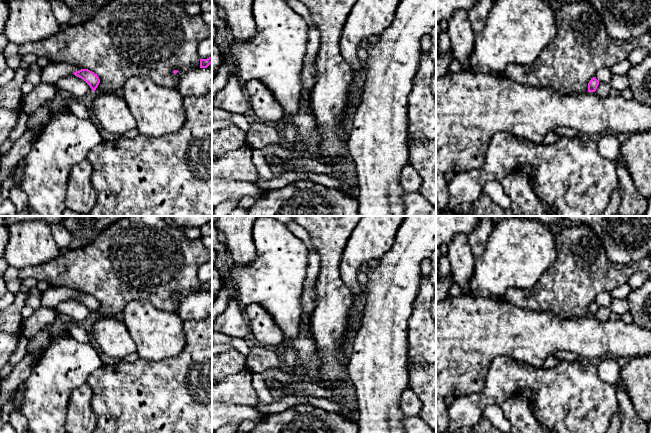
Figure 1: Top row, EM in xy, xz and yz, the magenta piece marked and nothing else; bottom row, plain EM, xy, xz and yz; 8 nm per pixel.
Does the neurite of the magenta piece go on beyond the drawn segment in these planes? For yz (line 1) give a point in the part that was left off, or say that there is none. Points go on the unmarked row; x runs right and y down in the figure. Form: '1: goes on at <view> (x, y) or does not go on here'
1: does not go on here

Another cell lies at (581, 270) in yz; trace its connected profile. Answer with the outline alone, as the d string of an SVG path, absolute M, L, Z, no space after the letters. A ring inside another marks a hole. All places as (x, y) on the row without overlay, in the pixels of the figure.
M584 224L574 227L562 226L560 231L555 231L556 260L542 274L538 283L530 289L509 288L504 300L513 306L524 310L551 311L558 318L571 319L588 316L588 307L595 301L600 292L611 291L623 284L628 283L629 278L636 272L645 272L651 278L651 255L633 264L615 264L611 262L605 252L605 248L596 236L594 230Z

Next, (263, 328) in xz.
M250 304L244 309L250 327L250 336L264 346L276 346L283 341L283 330L272 316L260 305Z

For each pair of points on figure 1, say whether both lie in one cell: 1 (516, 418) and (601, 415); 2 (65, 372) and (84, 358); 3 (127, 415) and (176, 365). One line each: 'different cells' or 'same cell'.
1: different cells
2: same cell
3: same cell

